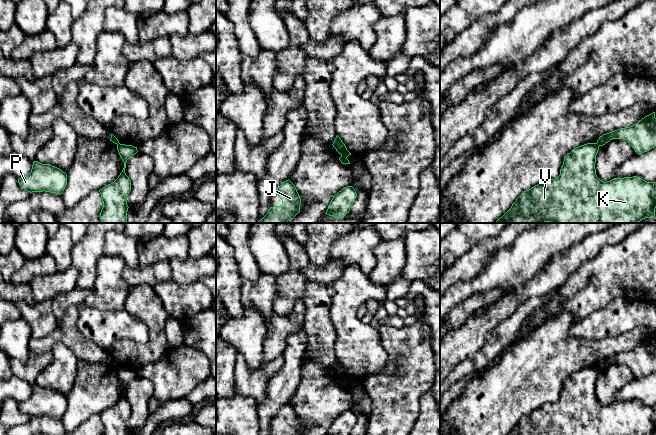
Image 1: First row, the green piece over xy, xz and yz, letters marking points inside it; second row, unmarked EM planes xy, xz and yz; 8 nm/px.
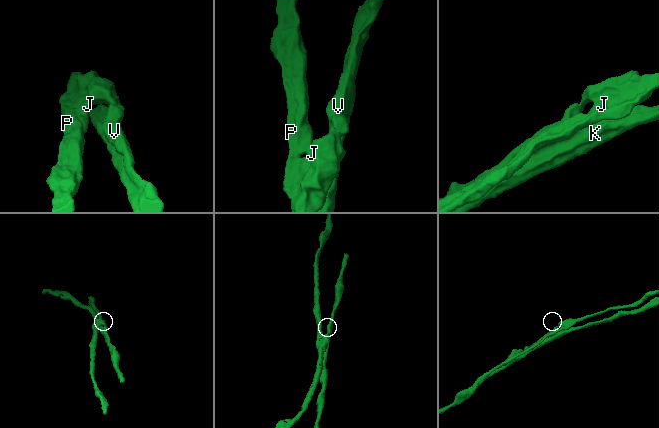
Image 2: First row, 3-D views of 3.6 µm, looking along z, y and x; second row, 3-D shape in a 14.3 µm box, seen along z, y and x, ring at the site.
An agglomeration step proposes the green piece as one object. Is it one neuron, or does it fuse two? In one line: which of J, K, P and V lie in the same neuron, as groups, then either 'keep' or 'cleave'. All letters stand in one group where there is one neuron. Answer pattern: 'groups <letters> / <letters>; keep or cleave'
groups J P / K V; cleave

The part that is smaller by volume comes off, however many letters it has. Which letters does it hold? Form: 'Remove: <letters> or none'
Remove: K, V

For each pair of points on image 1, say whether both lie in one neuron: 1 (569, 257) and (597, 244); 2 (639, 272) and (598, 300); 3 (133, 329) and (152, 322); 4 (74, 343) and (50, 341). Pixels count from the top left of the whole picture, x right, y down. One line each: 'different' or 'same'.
1: same
2: same
3: different
4: same

